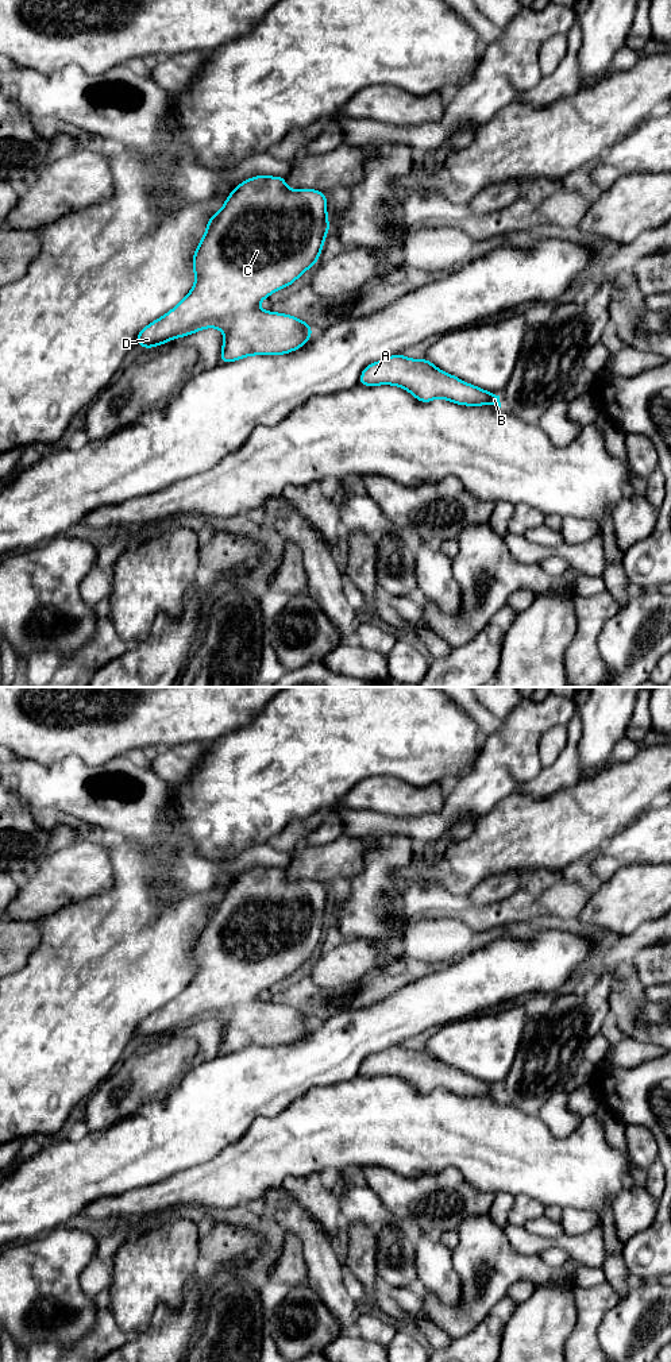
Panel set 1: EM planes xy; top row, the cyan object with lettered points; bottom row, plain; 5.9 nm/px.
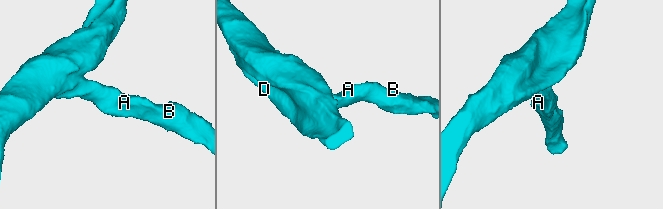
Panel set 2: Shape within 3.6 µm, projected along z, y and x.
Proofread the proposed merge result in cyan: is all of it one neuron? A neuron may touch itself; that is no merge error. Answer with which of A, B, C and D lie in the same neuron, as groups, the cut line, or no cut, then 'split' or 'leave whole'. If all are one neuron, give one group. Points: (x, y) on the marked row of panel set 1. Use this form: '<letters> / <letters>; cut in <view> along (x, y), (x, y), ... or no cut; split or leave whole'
A B C D; no cut; leave whole

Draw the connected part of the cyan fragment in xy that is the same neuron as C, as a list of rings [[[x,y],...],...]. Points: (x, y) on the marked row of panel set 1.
[[[285,177],[246,180],[207,224],[193,255],[194,286],[176,308],[143,328],[136,344],[153,348],[213,327],[224,332],[220,363],[298,350],[313,329],[297,317],[262,310],[258,304],[273,292],[290,286],[319,261],[328,231],[327,194],[313,189],[289,190]]]

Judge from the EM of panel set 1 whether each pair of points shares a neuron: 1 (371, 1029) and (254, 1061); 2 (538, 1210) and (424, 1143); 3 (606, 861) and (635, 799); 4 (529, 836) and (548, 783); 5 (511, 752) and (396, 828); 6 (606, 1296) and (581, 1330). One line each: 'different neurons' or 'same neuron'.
1: same neuron
2: different neurons
3: different neurons
4: different neurons
5: same neuron
6: same neuron

